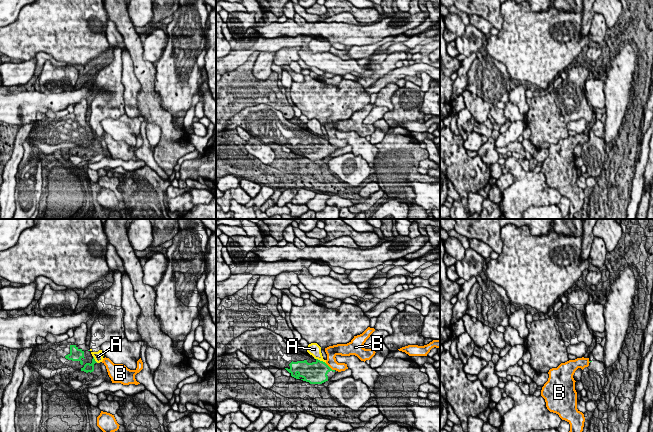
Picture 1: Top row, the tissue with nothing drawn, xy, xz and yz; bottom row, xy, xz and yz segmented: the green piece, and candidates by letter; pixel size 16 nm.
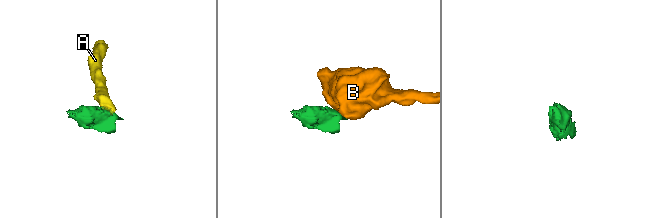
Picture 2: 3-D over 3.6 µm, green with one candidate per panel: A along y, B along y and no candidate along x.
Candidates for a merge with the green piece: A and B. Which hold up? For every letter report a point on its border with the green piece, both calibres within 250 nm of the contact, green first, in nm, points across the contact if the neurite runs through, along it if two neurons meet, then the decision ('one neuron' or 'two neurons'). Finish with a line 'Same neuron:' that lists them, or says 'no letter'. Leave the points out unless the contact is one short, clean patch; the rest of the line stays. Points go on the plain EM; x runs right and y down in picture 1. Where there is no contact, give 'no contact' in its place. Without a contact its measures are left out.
A: meets green in xz at (319, 136); 360 nm thick on the green side, 200 nm on the other; border along xz (314, 133), (325, 139); two neurons
B: meets green in xz at (329, 143); 360 nm thick on the green side, 170 nm on the other; border along xz (325, 139), (334, 146); two neurons
Same neuron: no letter

